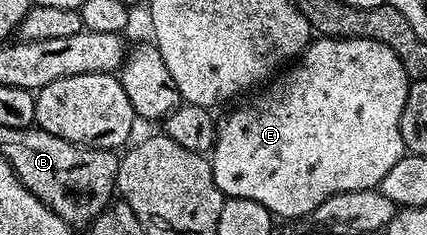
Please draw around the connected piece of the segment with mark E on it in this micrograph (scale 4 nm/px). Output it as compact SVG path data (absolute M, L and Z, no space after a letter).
M317 36L298 63L289 64L261 88L265 89L257 97L219 122L210 154L214 181L225 198L254 199L277 218L307 218L330 195L375 189L386 171L406 153L400 120L409 84L408 73L390 47L374 39L345 41L343 37Z

